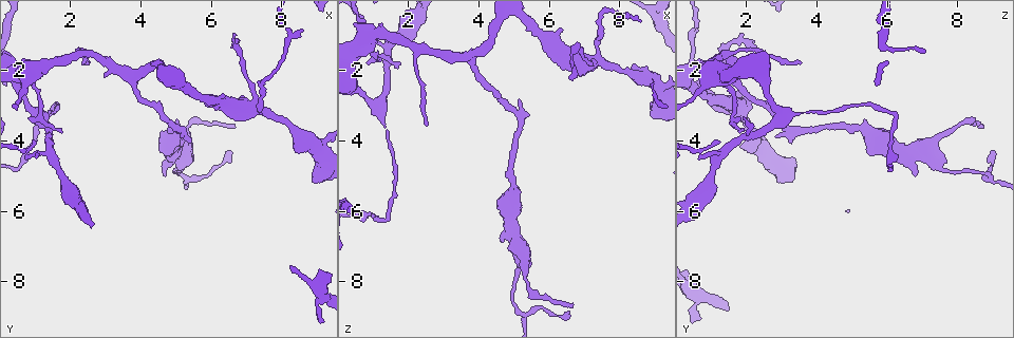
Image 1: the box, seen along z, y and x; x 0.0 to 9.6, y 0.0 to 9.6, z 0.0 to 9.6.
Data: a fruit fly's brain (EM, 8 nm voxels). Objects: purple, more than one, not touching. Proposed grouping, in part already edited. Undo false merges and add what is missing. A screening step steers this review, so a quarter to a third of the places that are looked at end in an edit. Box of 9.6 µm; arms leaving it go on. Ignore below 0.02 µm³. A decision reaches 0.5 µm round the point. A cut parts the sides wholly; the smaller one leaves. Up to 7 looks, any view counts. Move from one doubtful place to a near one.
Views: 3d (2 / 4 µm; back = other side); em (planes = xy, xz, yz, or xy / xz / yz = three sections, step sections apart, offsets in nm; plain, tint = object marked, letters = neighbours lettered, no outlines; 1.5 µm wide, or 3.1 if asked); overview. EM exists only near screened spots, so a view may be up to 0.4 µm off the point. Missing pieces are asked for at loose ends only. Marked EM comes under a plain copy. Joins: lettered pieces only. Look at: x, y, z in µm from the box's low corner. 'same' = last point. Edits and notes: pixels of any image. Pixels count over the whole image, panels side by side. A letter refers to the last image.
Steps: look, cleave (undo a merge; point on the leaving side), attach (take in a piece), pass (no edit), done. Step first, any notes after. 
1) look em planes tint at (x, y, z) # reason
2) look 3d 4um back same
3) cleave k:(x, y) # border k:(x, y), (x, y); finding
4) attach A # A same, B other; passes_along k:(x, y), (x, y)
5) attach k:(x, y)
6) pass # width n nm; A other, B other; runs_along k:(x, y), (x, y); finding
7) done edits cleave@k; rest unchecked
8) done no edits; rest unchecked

look 3d 4um at (6.70, 3.60, 8.65) # thin end

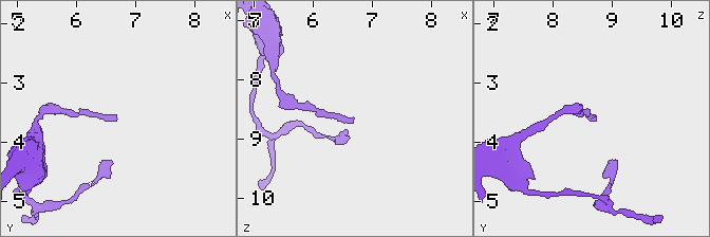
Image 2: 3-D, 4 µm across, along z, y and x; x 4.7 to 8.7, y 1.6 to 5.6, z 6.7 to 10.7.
look em xy step 8 tint at (6.70, 3.65, 8.65)

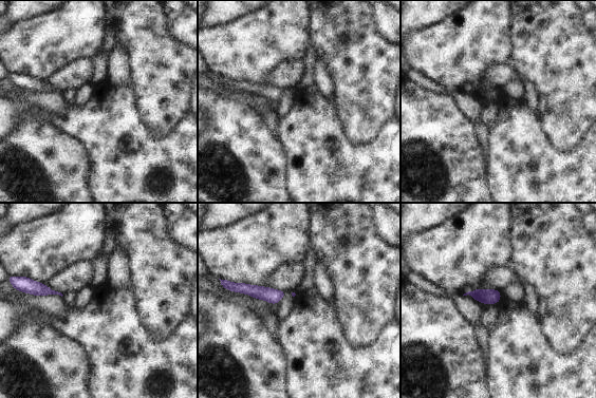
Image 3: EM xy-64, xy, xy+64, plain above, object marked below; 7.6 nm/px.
look em planes letters same # another direction

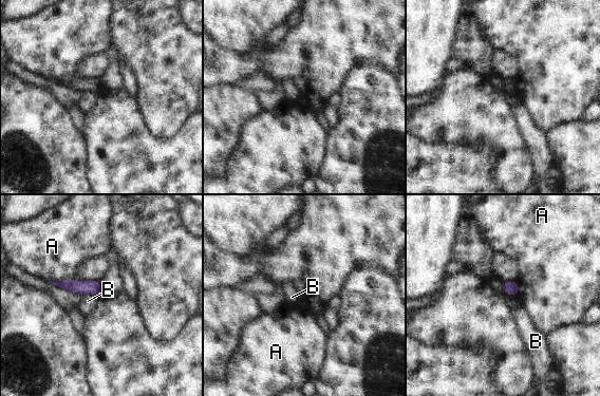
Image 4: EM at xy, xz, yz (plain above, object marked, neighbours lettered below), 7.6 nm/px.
pass # A other, B other; runs_along 4:(60, 284), (93, 287), (97, 291); none of them fits

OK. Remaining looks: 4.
look 3d 4um at (5.20, 4.95, 9.00) # abrupt turn

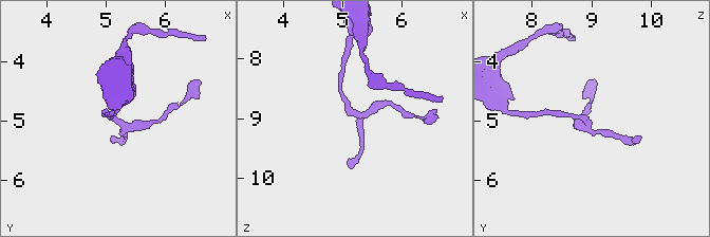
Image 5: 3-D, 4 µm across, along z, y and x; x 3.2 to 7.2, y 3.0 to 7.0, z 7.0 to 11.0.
look em xy step 8 letters at (5.25, 5.00, 8.95)

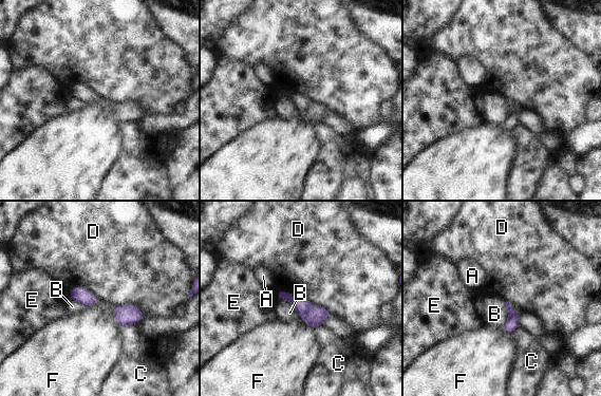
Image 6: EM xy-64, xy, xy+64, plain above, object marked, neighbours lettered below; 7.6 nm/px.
pass # width 90 nm; longest_contact D 460 nm; A other, B other, C other, D other, E other, F other; one neuron here

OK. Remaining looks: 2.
look em planes letters at (0.70, 2.70, 0.65) # sudden change in width

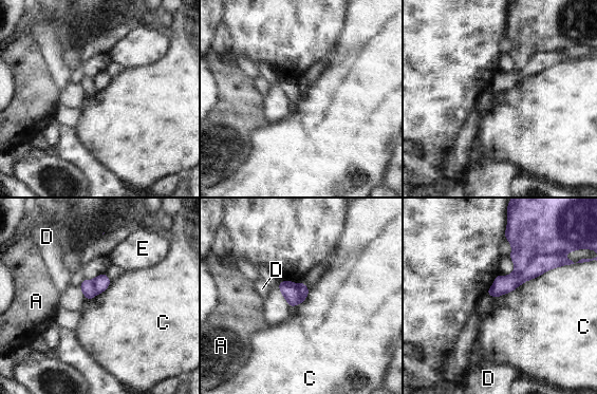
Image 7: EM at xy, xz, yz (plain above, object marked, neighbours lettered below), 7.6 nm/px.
cleave 7:(542, 263) # width 140 nm; A other, C other, D other, E other; border 7:(560, 252), (536, 255), (514, 273); a second neuron is stuck on

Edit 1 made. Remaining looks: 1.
done edits cleave@7; rest unchecked

